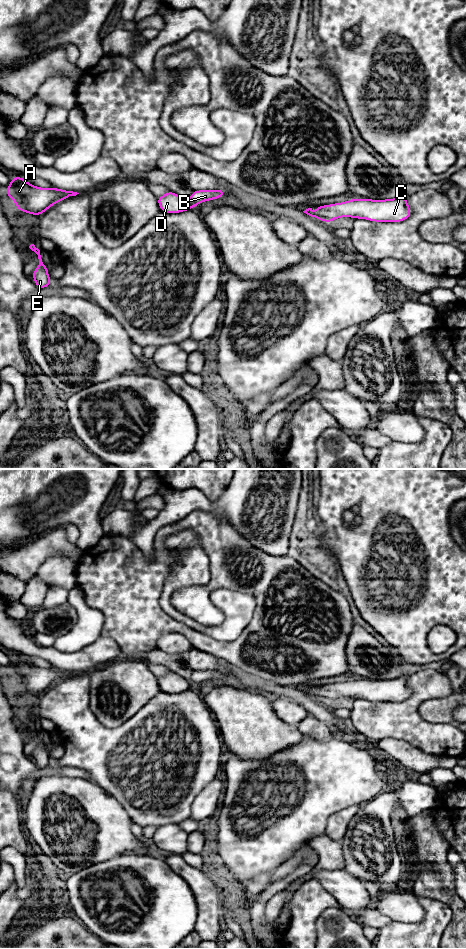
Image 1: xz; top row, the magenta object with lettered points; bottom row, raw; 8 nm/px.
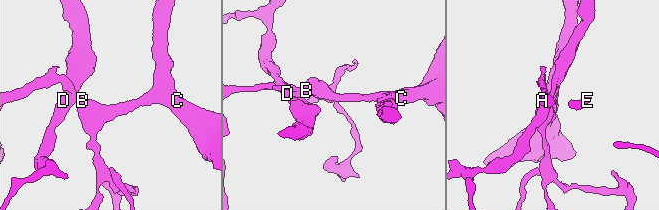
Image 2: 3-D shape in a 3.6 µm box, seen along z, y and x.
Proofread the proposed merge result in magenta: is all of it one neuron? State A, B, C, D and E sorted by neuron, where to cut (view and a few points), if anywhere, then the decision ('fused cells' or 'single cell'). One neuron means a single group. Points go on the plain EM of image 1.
groups A B C E / D; cut xz (188, 680), (194, 686); fused cells

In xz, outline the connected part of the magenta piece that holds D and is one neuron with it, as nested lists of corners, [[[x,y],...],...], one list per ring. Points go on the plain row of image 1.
[[[167,672],[157,677],[159,687],[165,693],[180,693],[192,689],[192,683],[174,672]]]

